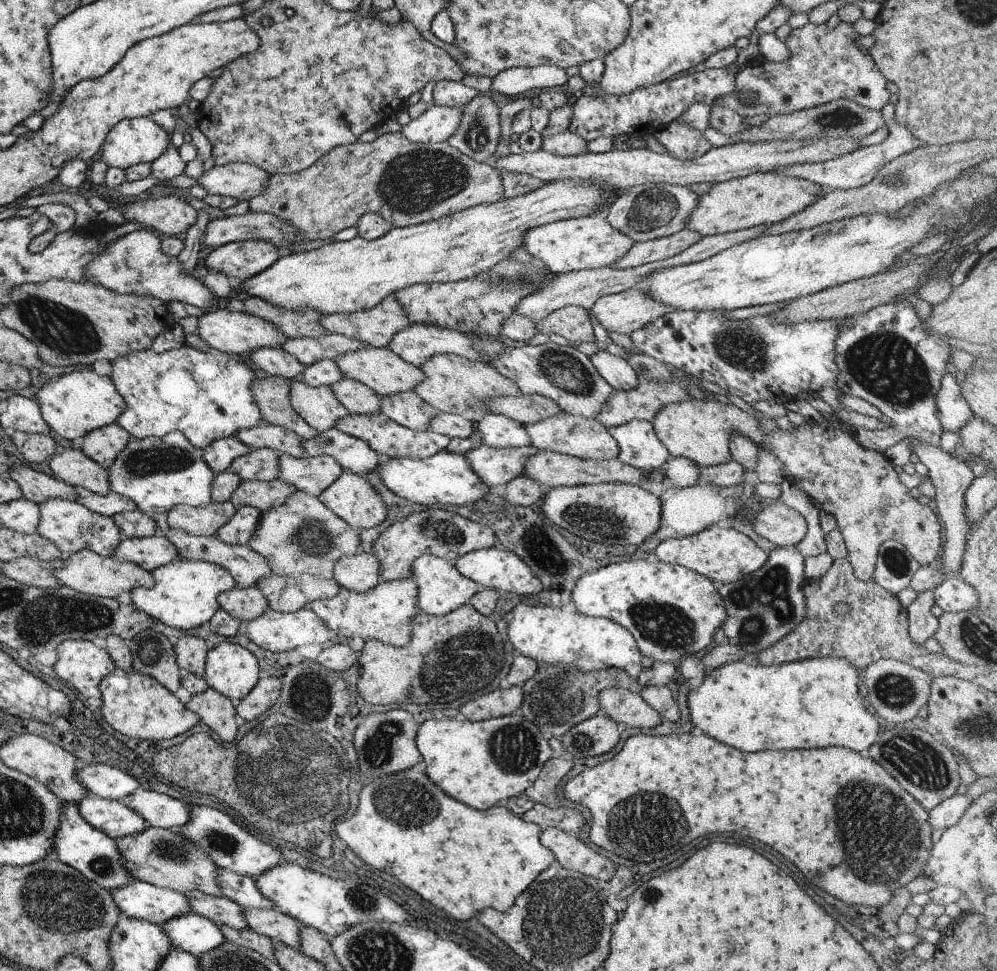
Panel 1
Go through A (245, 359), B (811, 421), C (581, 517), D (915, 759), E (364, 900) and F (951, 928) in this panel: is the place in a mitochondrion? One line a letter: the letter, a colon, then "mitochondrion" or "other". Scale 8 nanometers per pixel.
A: other
B: other
C: mitochondrion
D: mitochondrion
E: mitochondrion
F: other

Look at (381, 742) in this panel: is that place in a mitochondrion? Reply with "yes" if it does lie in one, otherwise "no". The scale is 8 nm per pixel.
yes

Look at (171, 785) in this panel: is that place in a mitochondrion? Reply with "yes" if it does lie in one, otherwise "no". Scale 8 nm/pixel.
no

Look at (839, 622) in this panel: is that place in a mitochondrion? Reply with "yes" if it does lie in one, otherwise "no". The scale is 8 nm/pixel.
no

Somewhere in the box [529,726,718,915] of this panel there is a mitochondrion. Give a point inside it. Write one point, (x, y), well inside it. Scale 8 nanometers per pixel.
(645, 820)

